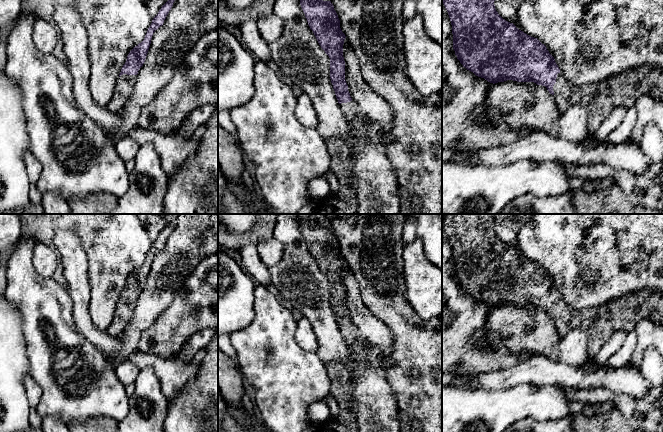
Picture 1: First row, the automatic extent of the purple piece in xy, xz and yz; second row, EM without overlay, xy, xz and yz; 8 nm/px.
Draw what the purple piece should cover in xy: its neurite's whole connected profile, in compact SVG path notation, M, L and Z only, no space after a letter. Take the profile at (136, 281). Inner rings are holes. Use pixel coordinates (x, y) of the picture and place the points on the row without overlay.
M173 214L170 223L161 231L158 238L153 242L144 264L129 276L115 309L112 323L106 330L112 337L119 338L124 332L124 329L134 312L138 295L145 286L153 257L163 249L166 240L173 230L177 215L178 214Z

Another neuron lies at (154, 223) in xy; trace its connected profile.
M136 214L154 242L161 231L170 223L173 214Z

